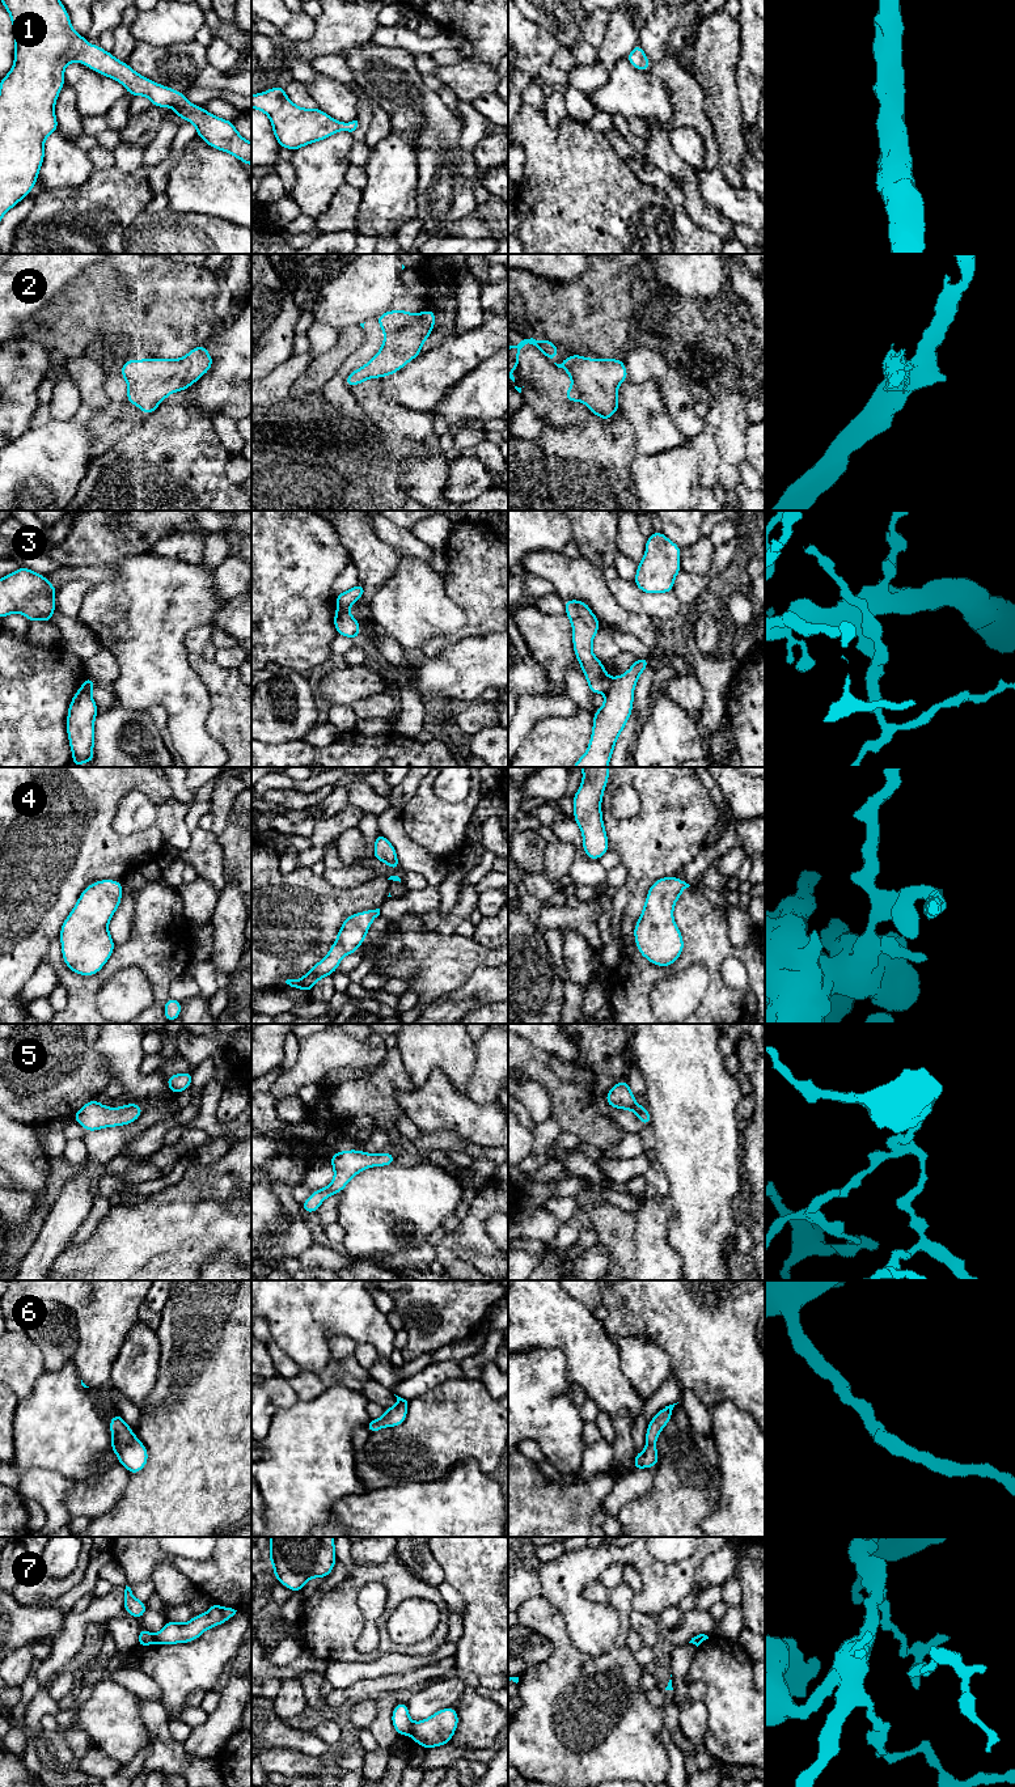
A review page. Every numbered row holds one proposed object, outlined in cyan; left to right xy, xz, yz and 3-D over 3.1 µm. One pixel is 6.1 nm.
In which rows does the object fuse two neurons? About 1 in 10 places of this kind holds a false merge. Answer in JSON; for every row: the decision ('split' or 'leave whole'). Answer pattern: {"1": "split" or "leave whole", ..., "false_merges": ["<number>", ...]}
{"1": "leave whole", "2": "leave whole", "3": "leave whole", "4": "leave whole", "5": "leave whole", "6": "leave whole", "7": "split", "false_merges": ["7"]}

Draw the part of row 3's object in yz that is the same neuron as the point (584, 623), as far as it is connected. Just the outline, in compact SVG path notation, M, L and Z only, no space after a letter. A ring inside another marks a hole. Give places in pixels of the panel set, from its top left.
M563 601L572 624L574 652L588 689L592 694L605 694L604 704L592 713L593 727L587 751L572 767L608 767L617 738L631 716L635 685L650 661L638 657L625 674L610 678L592 652L593 638L601 626L599 619L584 601Z

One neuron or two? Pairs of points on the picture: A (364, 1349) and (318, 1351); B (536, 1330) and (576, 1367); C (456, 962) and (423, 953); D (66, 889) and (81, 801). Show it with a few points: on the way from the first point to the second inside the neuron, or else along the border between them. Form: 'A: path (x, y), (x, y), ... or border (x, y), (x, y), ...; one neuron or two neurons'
A: border (358, 1343), (368, 1343), (380, 1356); two neurons
B: path (549, 1330), (553, 1330), (562, 1338), (576, 1354); one neuron
C: path (448, 962), (438, 962), (431, 956); one neuron
D: path (66, 867), (66, 824); one neuron

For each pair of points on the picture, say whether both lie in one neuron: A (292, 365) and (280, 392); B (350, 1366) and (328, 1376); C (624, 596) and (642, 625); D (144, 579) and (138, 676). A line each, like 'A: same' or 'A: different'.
A: same
B: same
C: different
D: same

